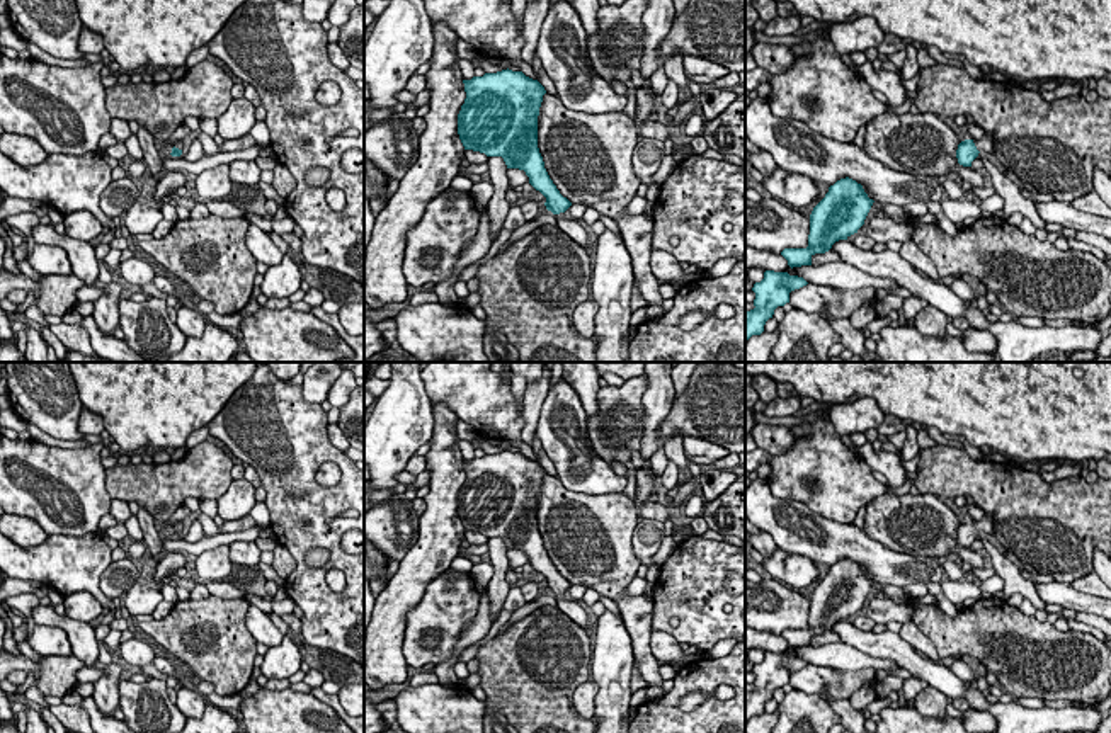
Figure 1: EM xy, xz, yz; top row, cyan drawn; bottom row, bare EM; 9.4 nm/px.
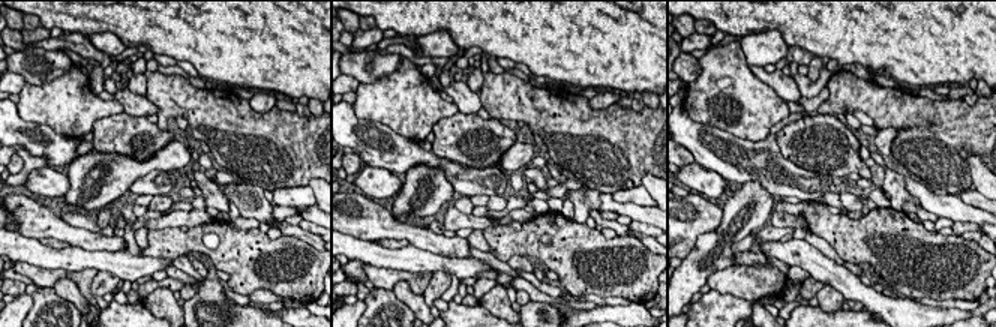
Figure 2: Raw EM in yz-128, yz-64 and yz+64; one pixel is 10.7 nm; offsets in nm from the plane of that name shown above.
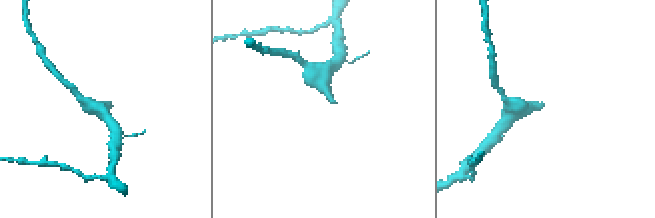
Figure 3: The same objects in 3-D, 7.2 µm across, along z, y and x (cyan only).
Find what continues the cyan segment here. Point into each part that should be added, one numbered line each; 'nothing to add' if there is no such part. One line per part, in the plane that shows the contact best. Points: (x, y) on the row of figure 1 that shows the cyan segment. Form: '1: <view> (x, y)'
1: yz (984, 145)

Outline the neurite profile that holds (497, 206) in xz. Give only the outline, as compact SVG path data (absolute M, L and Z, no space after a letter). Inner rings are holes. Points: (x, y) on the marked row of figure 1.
M488 156L488 173L493 185L493 196L488 201L488 218L492 223L490 238L493 243L499 238L504 219L510 209L510 202L505 199L509 187L507 165L502 156Z

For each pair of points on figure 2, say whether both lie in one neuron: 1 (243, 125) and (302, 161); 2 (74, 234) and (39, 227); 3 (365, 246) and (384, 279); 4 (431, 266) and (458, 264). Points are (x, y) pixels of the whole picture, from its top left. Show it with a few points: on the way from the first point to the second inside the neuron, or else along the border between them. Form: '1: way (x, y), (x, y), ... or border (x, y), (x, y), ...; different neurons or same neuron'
1: way (258, 140), (266, 147), (287, 150); same neuron
2: way (65, 233), (48, 225); same neuron
3: border (366, 263), (375, 267), (395, 267), (411, 273); different neurons
4: way (437, 264), (452, 264); same neuron

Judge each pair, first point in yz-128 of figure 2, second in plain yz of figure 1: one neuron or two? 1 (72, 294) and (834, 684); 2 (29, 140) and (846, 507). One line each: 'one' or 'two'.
1: two
2: two

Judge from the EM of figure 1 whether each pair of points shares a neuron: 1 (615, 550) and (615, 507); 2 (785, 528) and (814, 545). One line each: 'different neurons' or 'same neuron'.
1: same neuron
2: same neuron

